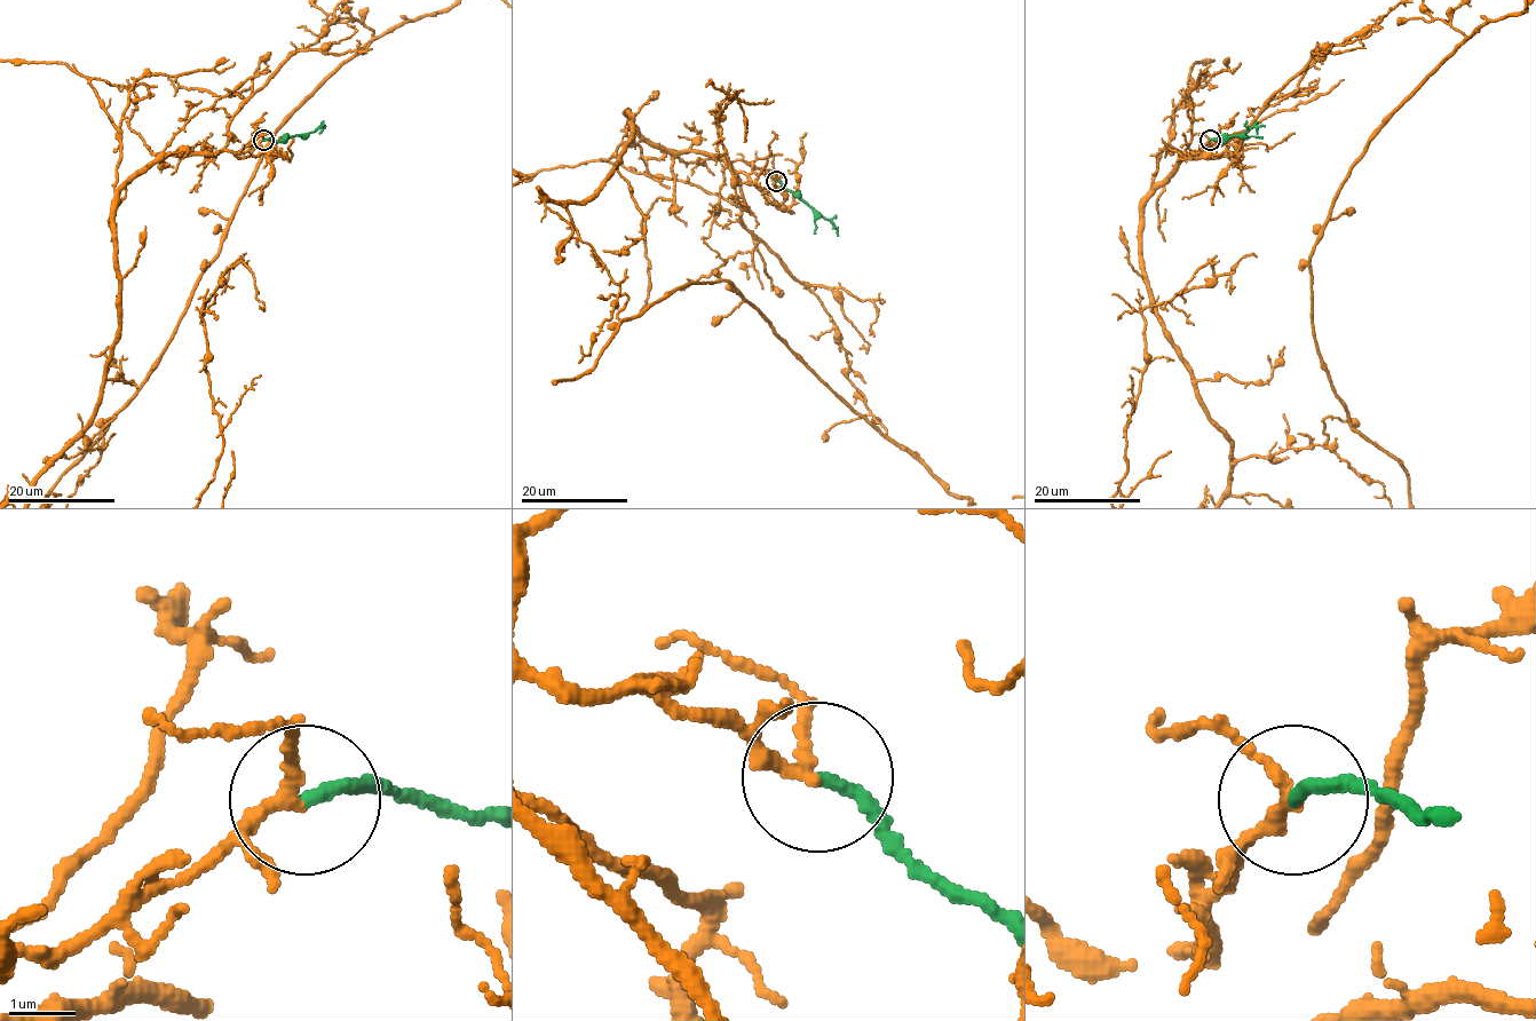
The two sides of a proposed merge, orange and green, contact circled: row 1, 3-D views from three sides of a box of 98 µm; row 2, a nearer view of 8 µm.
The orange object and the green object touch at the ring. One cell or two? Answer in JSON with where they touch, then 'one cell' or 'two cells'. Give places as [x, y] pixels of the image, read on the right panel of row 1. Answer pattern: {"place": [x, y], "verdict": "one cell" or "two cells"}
{"place": [1210, 140], "verdict": "one cell"}

